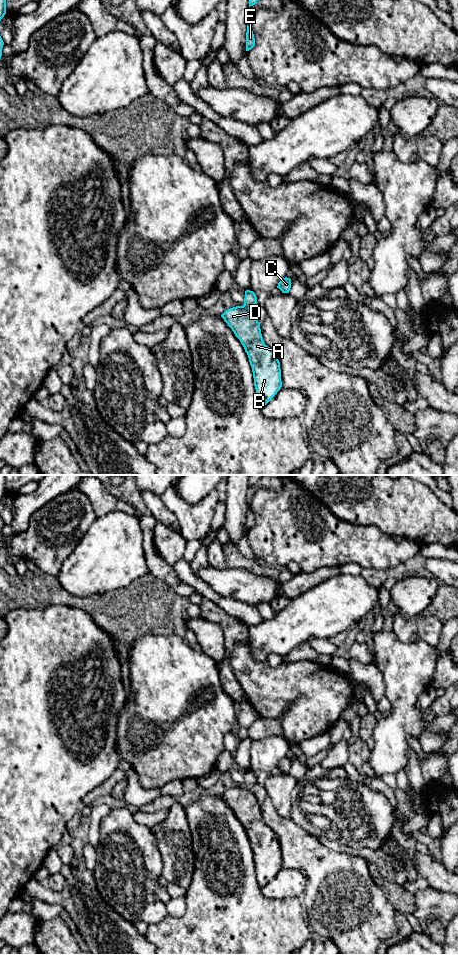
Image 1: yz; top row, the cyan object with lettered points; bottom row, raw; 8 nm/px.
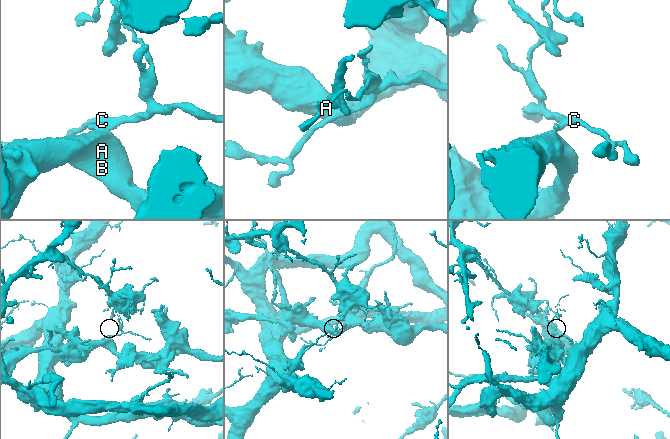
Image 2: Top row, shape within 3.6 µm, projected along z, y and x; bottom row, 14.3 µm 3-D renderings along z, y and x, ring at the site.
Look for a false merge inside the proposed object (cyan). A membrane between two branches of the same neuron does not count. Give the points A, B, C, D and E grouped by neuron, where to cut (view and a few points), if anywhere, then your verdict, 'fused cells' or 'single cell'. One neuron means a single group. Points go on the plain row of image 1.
A B D / C E; cut in yz along (243, 785), (249, 789); fused cells

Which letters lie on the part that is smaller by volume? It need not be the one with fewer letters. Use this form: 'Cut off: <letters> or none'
Cut off: C, E

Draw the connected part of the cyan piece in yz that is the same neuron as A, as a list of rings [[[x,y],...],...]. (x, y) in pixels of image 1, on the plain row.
[[[236,786],[226,790],[221,797],[240,820],[248,835],[253,852],[257,883],[262,888],[282,867],[280,842],[275,832],[264,823],[260,803],[250,789],[245,786]]]

